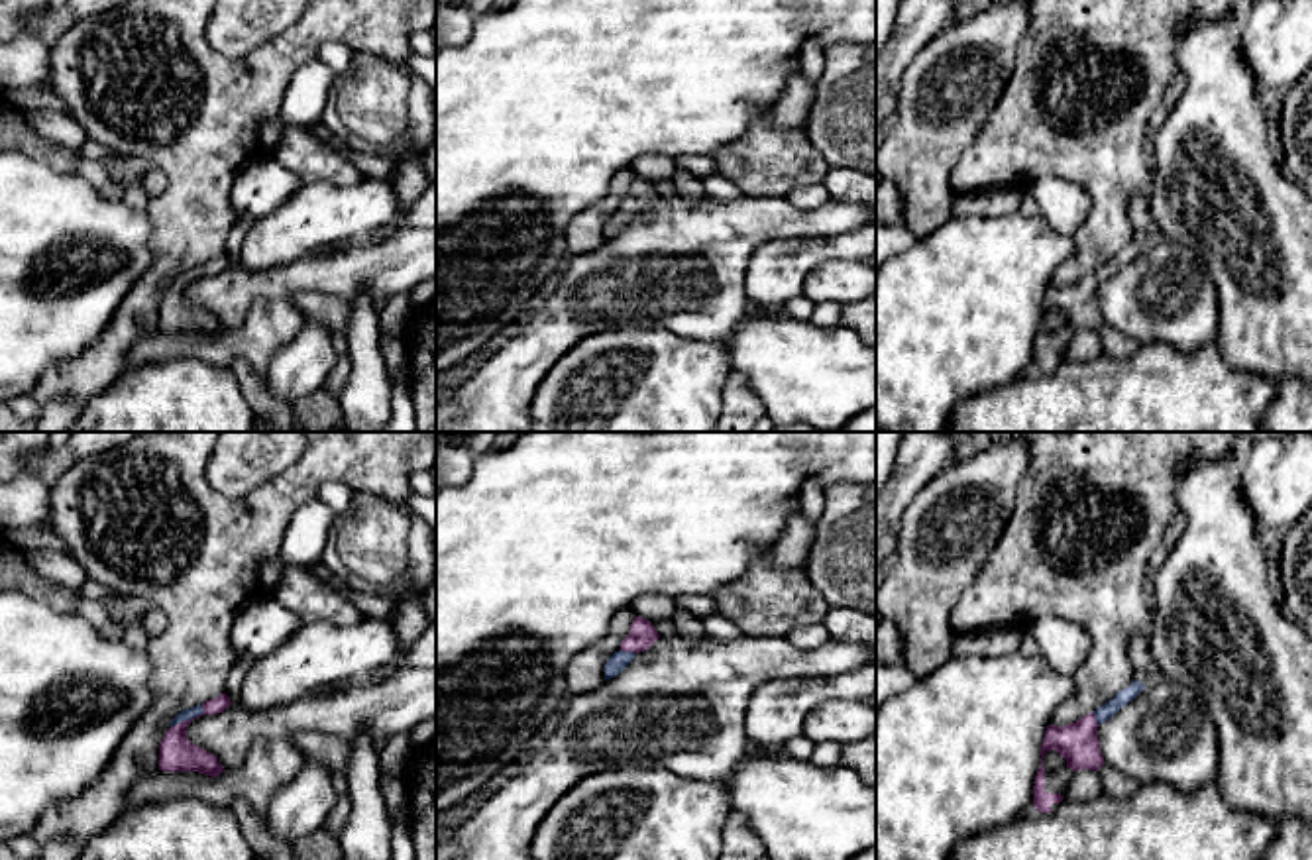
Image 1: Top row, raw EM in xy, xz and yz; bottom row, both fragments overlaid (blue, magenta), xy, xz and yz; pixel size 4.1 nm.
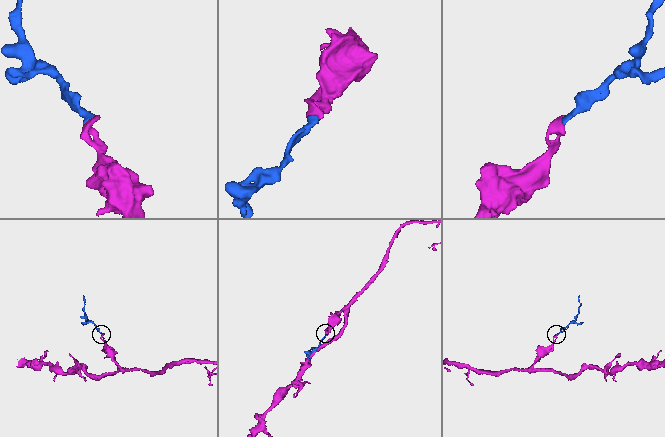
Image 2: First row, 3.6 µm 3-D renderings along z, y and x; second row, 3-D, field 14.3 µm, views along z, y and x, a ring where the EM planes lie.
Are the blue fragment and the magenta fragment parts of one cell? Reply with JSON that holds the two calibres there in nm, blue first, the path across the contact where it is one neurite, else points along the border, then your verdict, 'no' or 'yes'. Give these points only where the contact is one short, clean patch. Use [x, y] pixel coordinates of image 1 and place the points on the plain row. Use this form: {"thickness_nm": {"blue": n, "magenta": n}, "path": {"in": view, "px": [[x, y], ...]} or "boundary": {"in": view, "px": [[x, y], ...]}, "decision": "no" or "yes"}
{"thickness_nm": {"blue": 50, "magenta": 140}, "path": {"in": "xy", "px": [[189, 273], [189, 279], [177, 291], [175, 315]]}, "decision": "yes"}

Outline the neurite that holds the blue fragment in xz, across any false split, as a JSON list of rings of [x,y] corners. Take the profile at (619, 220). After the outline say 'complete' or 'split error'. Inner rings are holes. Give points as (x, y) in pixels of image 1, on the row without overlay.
[[[634,177],[629,196],[621,202],[621,210],[605,224],[605,240],[619,236],[638,212],[648,210],[658,198],[660,194],[650,181]]]; split error

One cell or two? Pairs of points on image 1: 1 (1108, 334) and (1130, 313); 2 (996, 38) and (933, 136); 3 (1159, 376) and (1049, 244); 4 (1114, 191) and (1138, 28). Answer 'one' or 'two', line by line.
1: two
2: one
3: two
4: one

